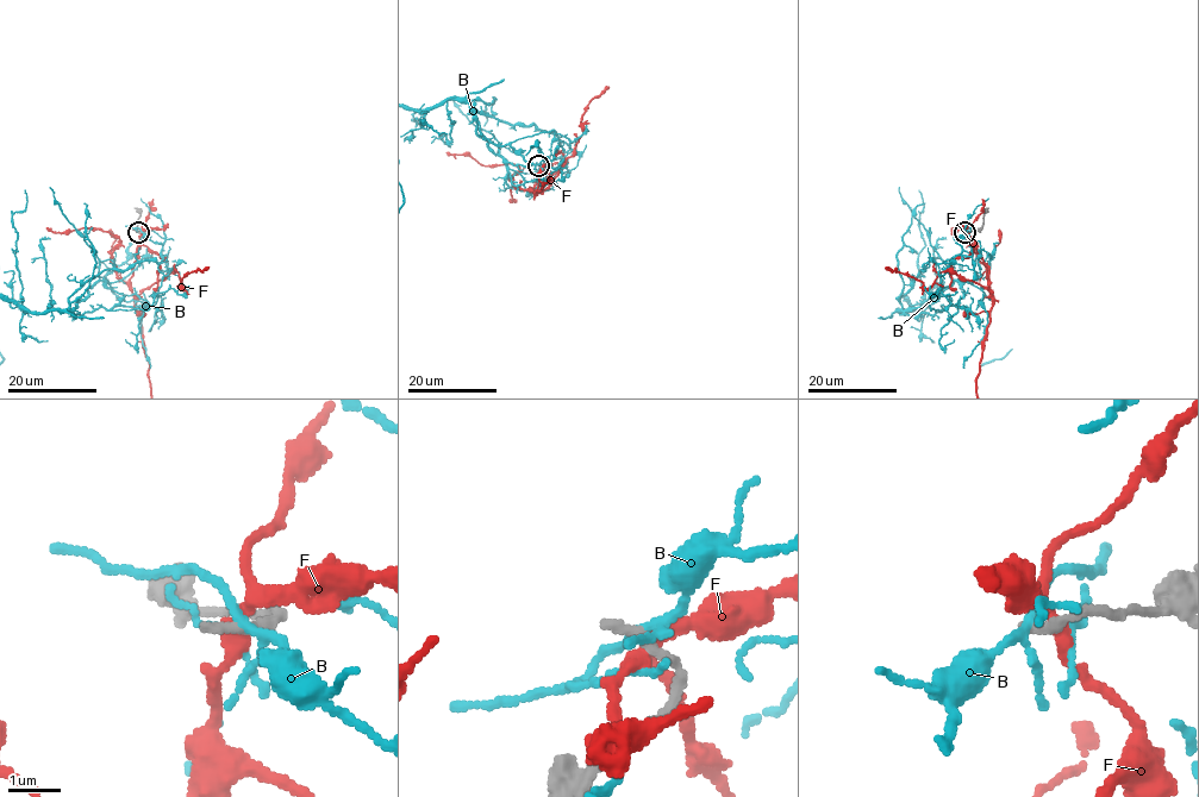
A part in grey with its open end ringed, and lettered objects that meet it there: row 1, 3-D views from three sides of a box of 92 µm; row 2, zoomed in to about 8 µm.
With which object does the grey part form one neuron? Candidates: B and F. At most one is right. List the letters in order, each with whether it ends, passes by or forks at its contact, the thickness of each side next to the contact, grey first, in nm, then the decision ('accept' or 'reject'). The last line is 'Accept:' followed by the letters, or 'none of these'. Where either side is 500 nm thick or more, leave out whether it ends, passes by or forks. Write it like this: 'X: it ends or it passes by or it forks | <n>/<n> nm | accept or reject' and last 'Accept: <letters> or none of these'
B: it forks | 240/130 nm | reject
F: it forks | 240/240 nm | reject
Accept: none of these

